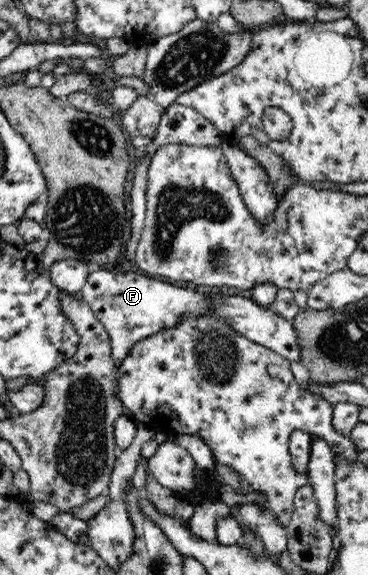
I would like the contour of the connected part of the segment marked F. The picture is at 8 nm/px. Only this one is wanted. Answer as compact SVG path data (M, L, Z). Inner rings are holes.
M101 266L100 270L91 272L79 292L105 326L110 335L112 356L117 367L124 361L129 349L141 339L169 329L179 323L183 315L199 315L205 311L205 296L190 286L174 285L168 281L154 279L134 272L114 272Z

